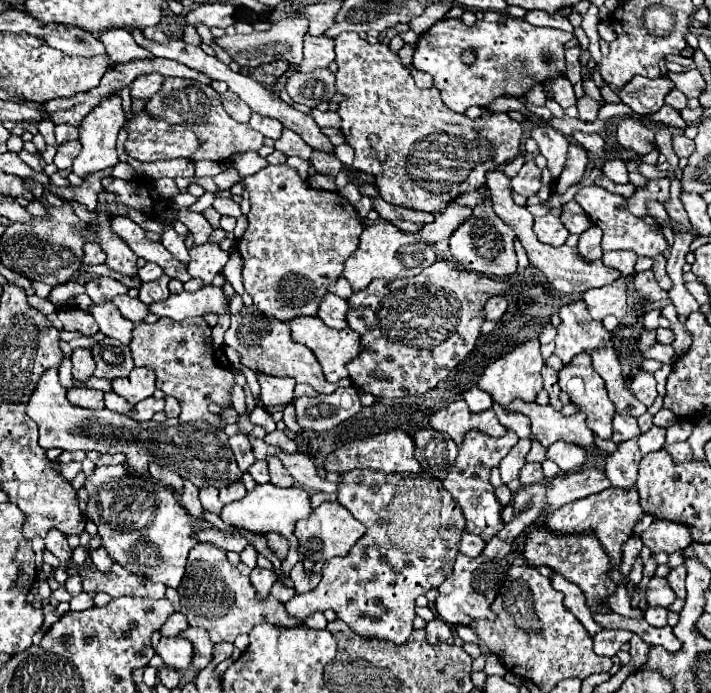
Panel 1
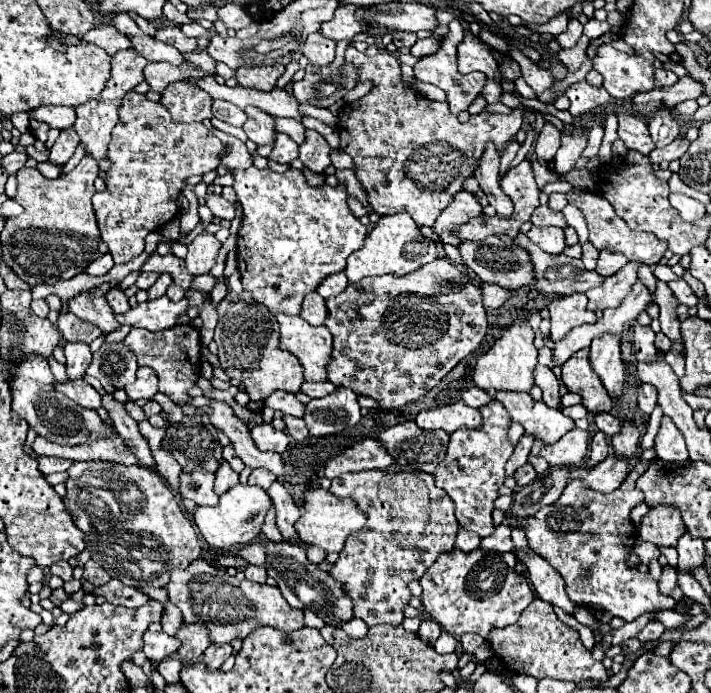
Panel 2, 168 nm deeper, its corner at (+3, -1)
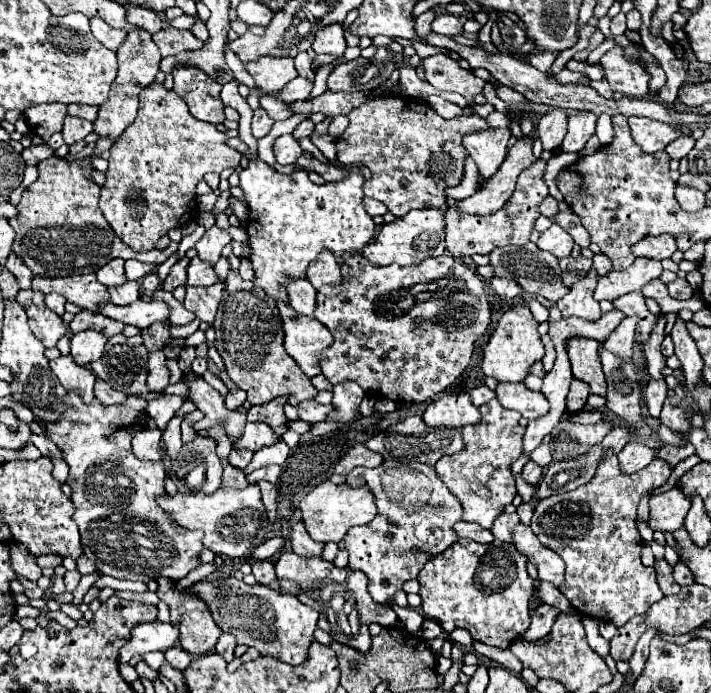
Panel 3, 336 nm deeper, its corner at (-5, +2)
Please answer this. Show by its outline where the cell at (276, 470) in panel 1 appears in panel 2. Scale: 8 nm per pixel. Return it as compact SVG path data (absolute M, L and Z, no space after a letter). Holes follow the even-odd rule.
M275 480L267 492L273 498L273 506L277 510L277 528L281 530L283 538L285 540L297 540L293 524L301 516L301 508L295 504L291 494L287 492L287 488L279 480Z

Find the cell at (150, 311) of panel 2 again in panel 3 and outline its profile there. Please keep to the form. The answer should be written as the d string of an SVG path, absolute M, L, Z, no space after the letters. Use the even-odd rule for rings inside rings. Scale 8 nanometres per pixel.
M139 299L131 305L125 305L125 307L105 301L105 303L101 303L99 313L109 319L123 321L125 325L135 325L139 329L145 329L155 321L169 319L169 307L163 301L143 301L143 299Z

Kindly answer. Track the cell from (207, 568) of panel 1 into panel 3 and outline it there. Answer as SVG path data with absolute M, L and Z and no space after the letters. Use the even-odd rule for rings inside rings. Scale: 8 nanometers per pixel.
M203 579L191 585L195 595L201 595L213 613L213 619L221 631L229 631L237 637L237 643L243 643L247 647L255 647L261 655L269 655L275 659L281 659L289 665L299 665L307 659L307 651L311 643L315 641L313 633L317 629L319 613L303 605L293 595L277 595L275 589L263 587L263 585L245 585L237 579L225 579L219 583L219 593L215 591L213 579Z

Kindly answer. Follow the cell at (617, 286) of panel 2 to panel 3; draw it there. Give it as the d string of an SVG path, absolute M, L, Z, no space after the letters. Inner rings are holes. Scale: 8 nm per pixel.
M637 257L633 261L631 267L627 267L625 271L611 271L605 277L599 277L597 289L595 289L595 299L617 299L625 293L631 291L641 291L641 287L645 283L649 283L651 279L657 279L663 273L661 261L657 259L645 259L645 257Z

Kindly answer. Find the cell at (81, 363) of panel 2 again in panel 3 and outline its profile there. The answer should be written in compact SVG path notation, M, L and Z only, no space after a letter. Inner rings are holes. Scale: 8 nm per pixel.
M81 331L71 339L71 357L77 365L89 365L93 359L101 357L101 351L107 343L107 337L97 331Z

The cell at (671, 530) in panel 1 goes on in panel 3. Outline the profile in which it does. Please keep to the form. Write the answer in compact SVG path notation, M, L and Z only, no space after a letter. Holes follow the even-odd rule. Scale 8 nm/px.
M673 487L665 493L653 495L649 505L651 505L651 517L649 517L651 529L673 533L683 527L683 519L691 507L691 501L683 495L679 487Z

